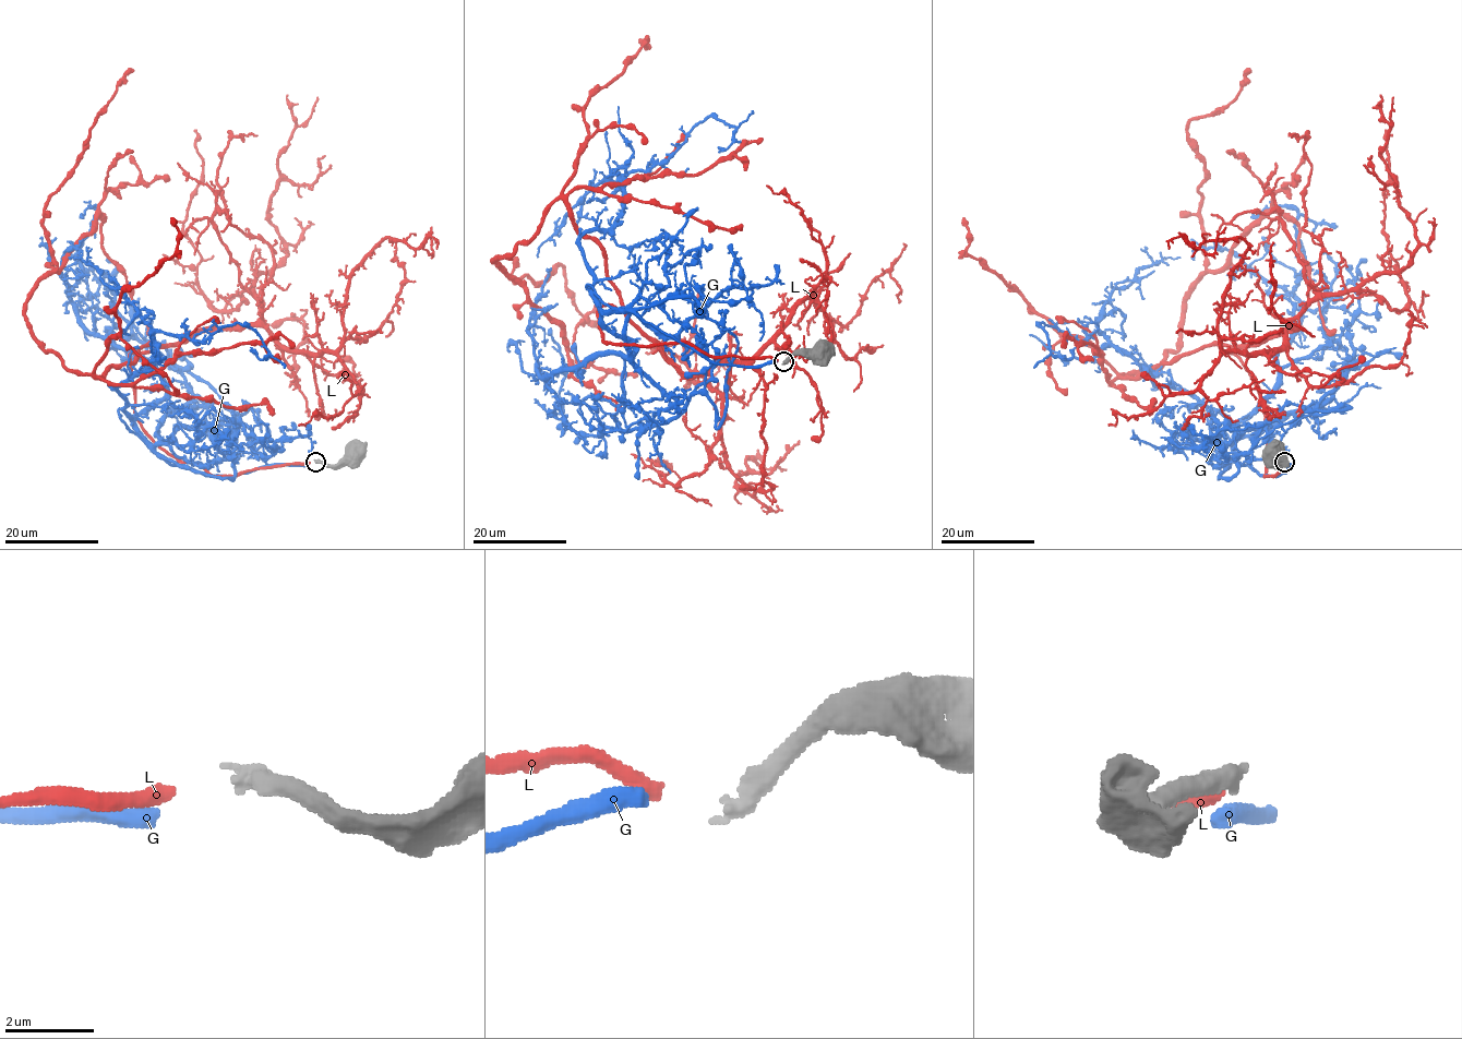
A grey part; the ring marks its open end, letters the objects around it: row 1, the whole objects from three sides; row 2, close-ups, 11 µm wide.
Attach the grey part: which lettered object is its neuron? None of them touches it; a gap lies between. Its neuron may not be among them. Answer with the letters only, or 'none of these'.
L

